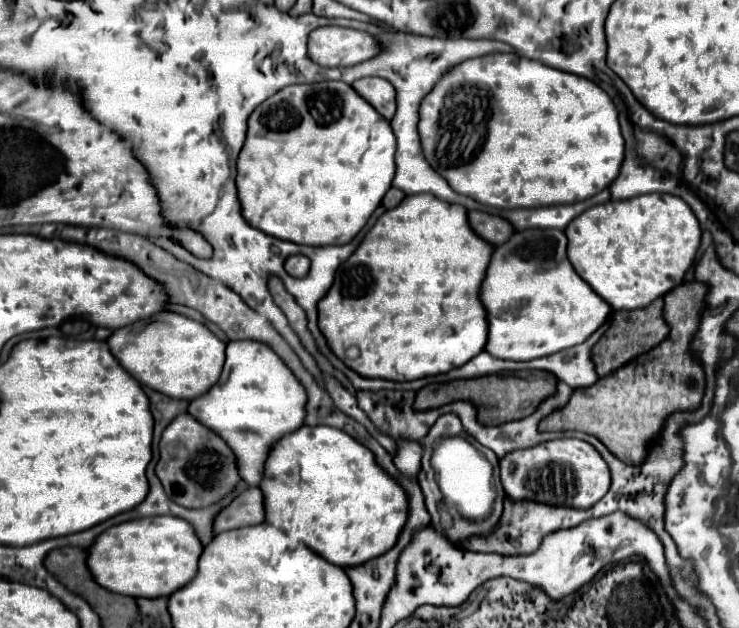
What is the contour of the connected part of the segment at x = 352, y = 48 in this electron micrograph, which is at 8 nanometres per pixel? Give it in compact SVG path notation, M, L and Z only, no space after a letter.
M321 27L309 35L309 57L321 67L351 67L379 55L379 41L349 27Z

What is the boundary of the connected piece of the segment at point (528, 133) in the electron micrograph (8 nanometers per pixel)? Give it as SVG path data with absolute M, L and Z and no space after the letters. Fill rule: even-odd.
M491 53L475 59L467 59L461 65L453 67L437 85L435 89L423 99L421 103L421 117L419 117L419 135L421 135L421 145L425 159L429 165L447 179L453 191L467 195L483 205L499 207L499 209L517 209L517 207L543 207L543 205L559 205L559 203L575 203L575 201L585 201L593 197L595 193L607 189L619 175L623 157L625 157L625 143L621 137L619 129L619 119L617 119L617 109L609 95L597 87L593 81L585 77L577 77L573 73L565 73L559 69L551 69L547 65L541 65L537 61L519 57L515 53Z

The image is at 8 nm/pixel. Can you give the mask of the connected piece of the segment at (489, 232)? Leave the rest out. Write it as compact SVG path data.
M469 211L469 225L477 235L481 235L485 241L493 245L505 243L505 239L509 239L509 235L513 235L515 231L507 219L483 211Z

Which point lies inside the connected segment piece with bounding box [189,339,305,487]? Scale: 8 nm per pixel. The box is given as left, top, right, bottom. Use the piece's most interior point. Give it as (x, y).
(257, 400)

